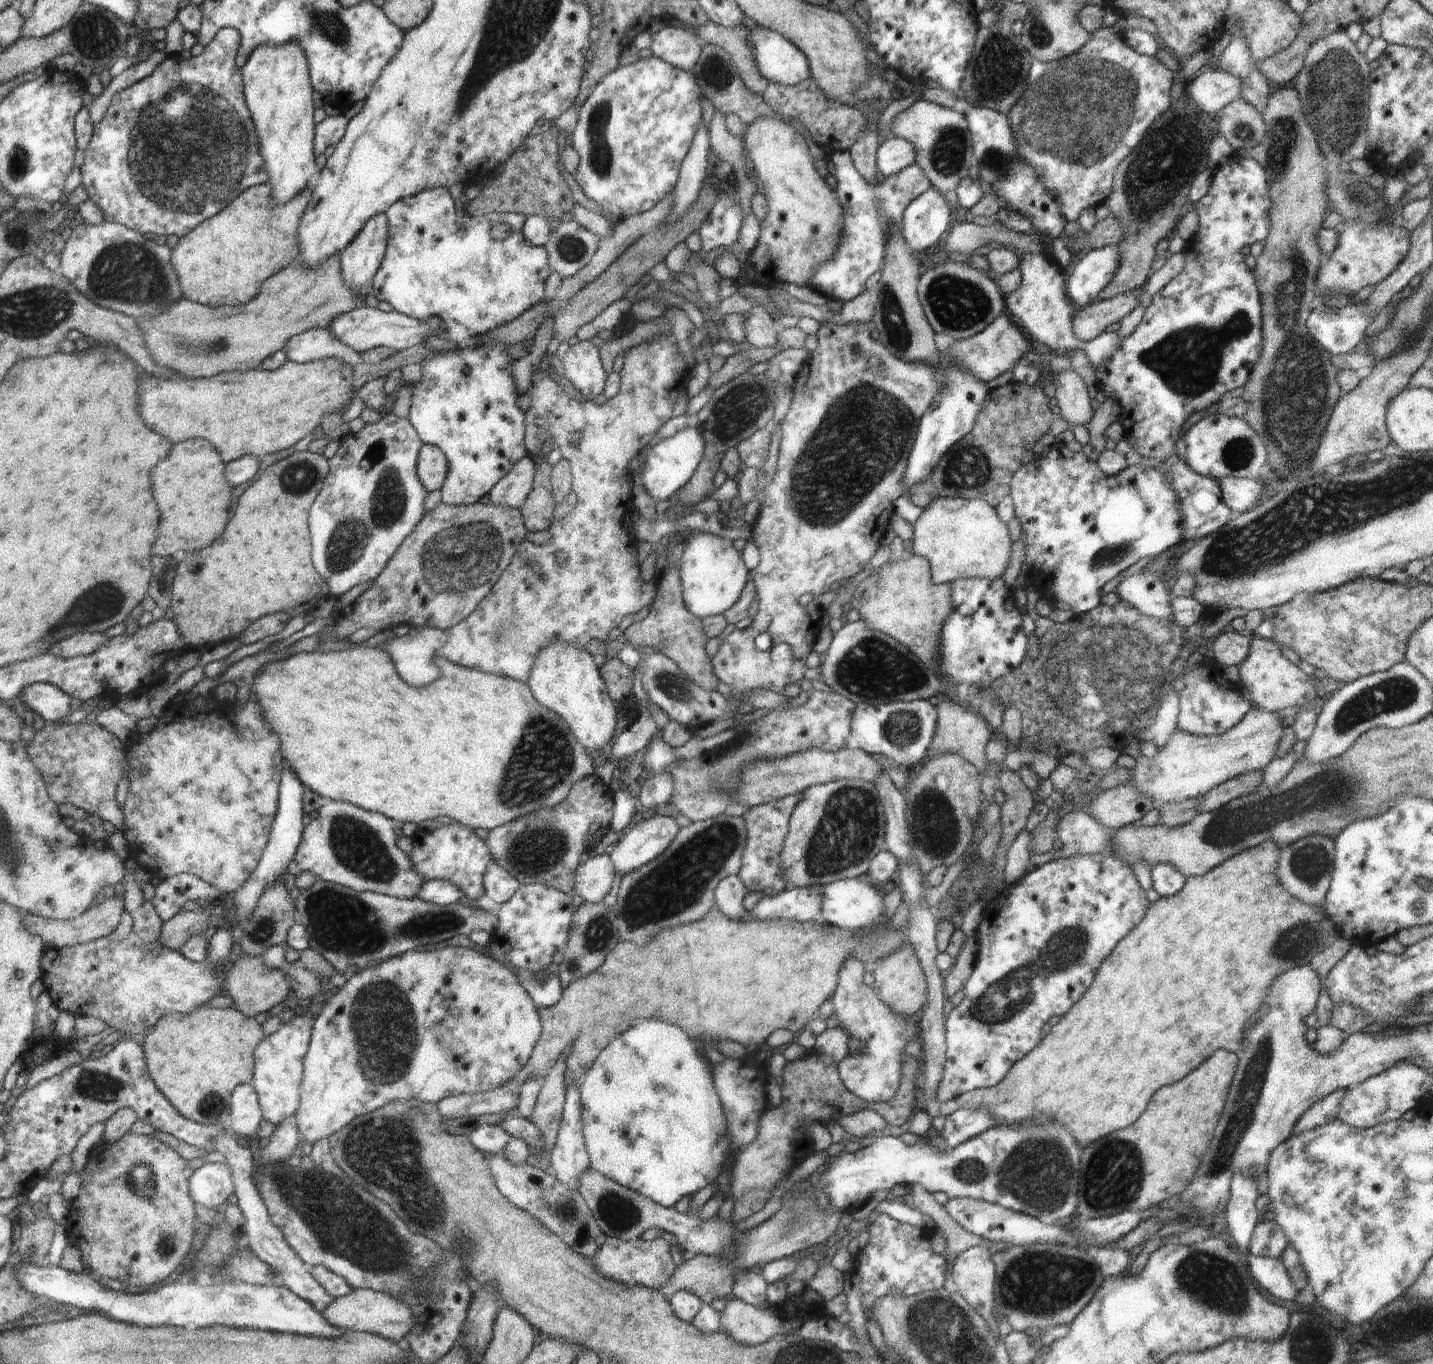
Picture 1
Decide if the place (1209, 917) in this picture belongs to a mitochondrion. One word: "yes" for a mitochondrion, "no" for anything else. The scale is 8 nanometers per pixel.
no

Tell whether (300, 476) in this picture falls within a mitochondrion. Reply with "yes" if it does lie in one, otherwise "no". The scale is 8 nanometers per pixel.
yes

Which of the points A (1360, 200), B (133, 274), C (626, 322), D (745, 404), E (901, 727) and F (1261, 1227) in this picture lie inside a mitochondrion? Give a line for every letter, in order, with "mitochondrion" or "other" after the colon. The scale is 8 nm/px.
A: mitochondrion
B: mitochondrion
C: other
D: mitochondrion
E: mitochondrion
F: other

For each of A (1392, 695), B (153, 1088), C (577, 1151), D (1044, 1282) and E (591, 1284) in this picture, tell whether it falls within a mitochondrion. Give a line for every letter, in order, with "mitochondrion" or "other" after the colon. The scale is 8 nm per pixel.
A: mitochondrion
B: other
C: other
D: mitochondrion
E: other

